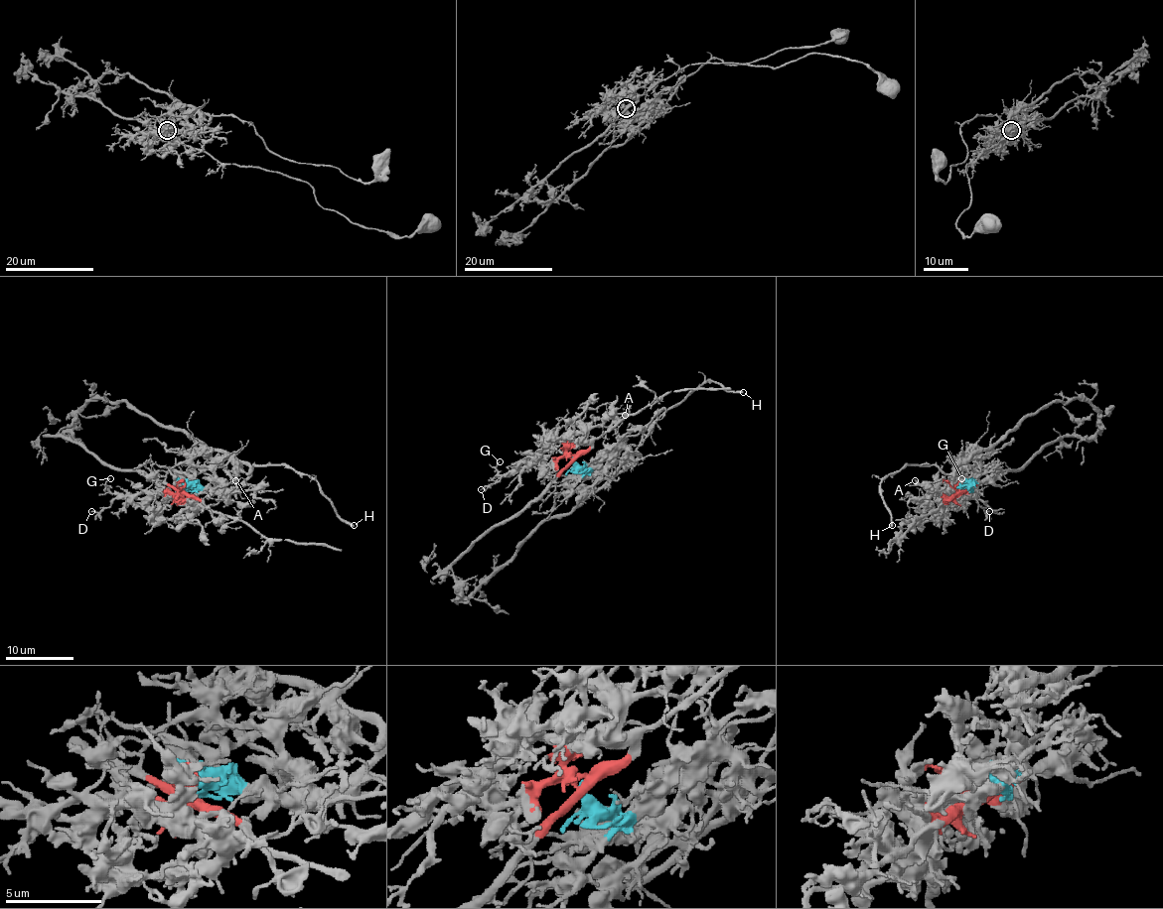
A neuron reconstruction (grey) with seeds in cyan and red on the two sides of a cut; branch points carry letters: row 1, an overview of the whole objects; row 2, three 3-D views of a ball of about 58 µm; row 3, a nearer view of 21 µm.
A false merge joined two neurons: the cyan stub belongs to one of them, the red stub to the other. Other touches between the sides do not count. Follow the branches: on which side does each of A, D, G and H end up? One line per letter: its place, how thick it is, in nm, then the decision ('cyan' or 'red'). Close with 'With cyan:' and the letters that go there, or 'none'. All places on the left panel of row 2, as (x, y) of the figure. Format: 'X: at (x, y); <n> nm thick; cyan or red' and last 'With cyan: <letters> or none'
A: at (235, 480); 140 nm thick; cyan
D: at (91, 511); 160 nm thick; red
G: at (110, 478); 150 nm thick; red
H: at (354, 525); 320 nm thick; cyan
With cyan: A, H

